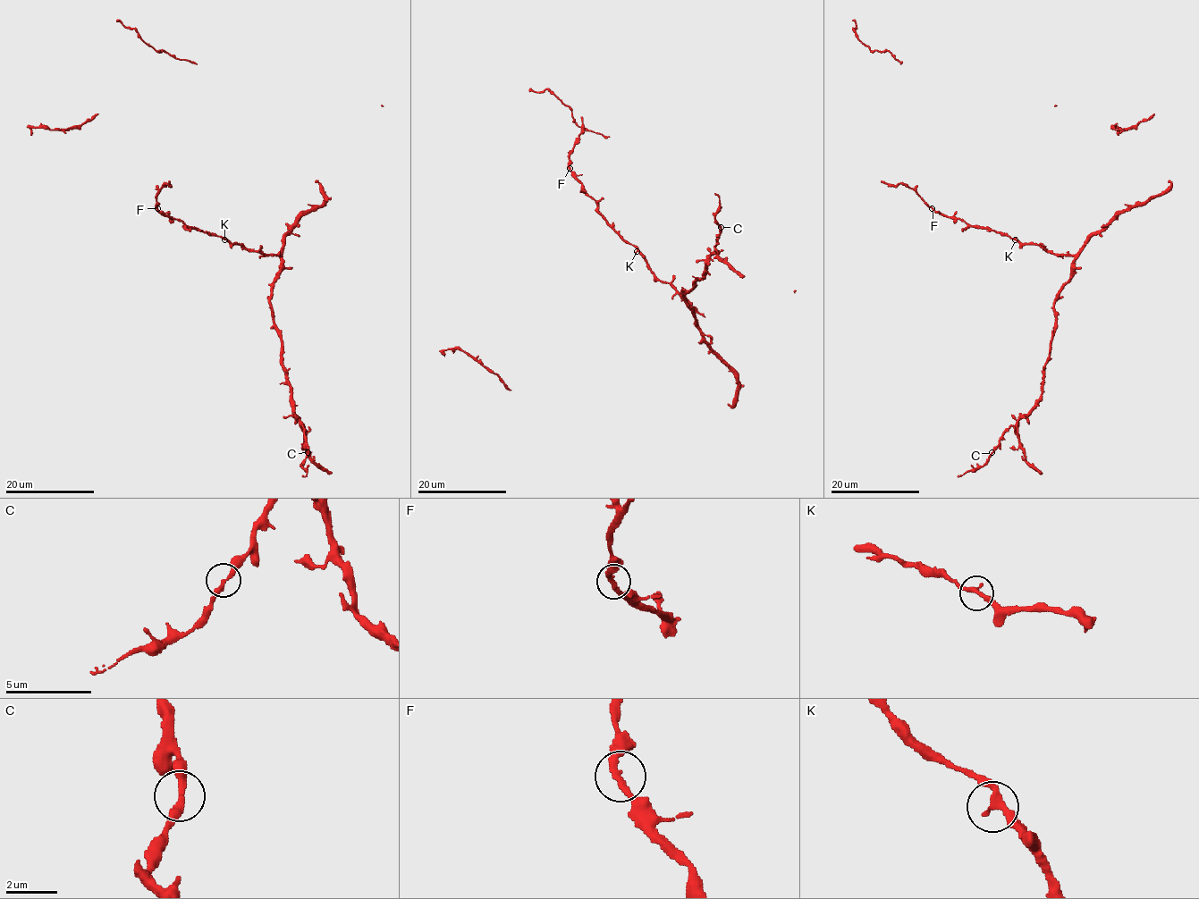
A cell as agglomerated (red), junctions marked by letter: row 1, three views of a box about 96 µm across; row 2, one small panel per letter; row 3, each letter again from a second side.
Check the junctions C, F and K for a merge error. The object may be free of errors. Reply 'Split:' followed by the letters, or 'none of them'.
Split: none of them

